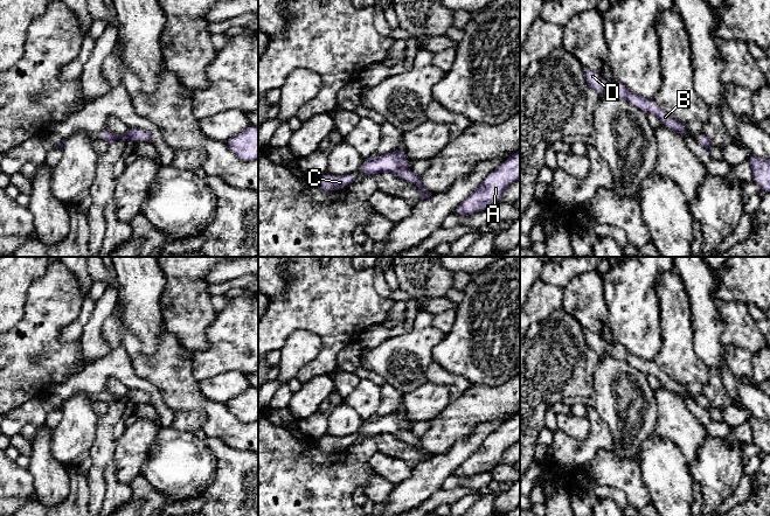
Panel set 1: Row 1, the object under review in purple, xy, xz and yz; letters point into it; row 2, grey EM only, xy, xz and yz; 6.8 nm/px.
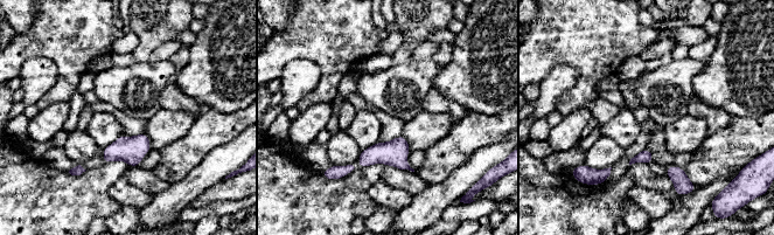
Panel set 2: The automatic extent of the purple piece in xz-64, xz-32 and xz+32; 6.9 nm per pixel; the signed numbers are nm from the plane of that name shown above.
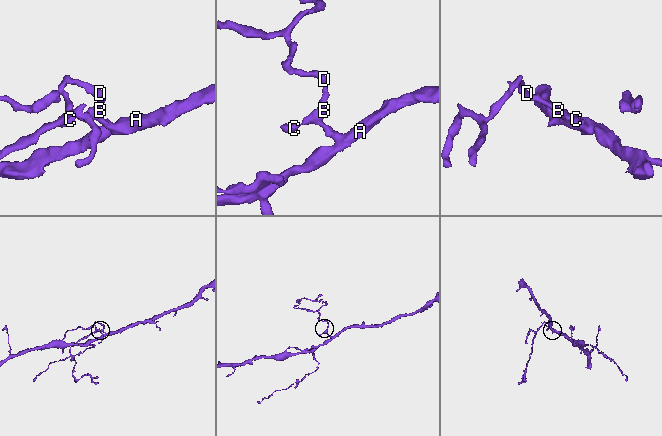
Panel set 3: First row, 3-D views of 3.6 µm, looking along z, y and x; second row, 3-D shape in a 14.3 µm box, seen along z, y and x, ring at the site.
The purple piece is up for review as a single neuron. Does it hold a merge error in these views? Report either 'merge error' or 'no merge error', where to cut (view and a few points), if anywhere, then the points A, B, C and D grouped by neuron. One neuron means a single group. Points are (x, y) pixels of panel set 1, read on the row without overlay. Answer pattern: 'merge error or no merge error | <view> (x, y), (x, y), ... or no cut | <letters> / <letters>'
no merge error | no cut | A B C D

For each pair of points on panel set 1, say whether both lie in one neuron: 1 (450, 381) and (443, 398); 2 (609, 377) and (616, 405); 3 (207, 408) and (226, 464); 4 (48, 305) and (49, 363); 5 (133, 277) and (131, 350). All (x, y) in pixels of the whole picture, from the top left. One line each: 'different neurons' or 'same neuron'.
1: different neurons
2: same neuron
3: different neurons
4: same neuron
5: different neurons

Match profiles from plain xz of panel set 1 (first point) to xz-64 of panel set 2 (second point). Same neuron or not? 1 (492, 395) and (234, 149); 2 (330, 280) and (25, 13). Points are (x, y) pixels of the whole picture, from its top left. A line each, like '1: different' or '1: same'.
1: different
2: different

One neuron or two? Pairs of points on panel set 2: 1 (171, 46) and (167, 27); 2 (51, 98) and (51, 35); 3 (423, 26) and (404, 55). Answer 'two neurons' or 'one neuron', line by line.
1: two neurons
2: one neuron
3: one neuron

